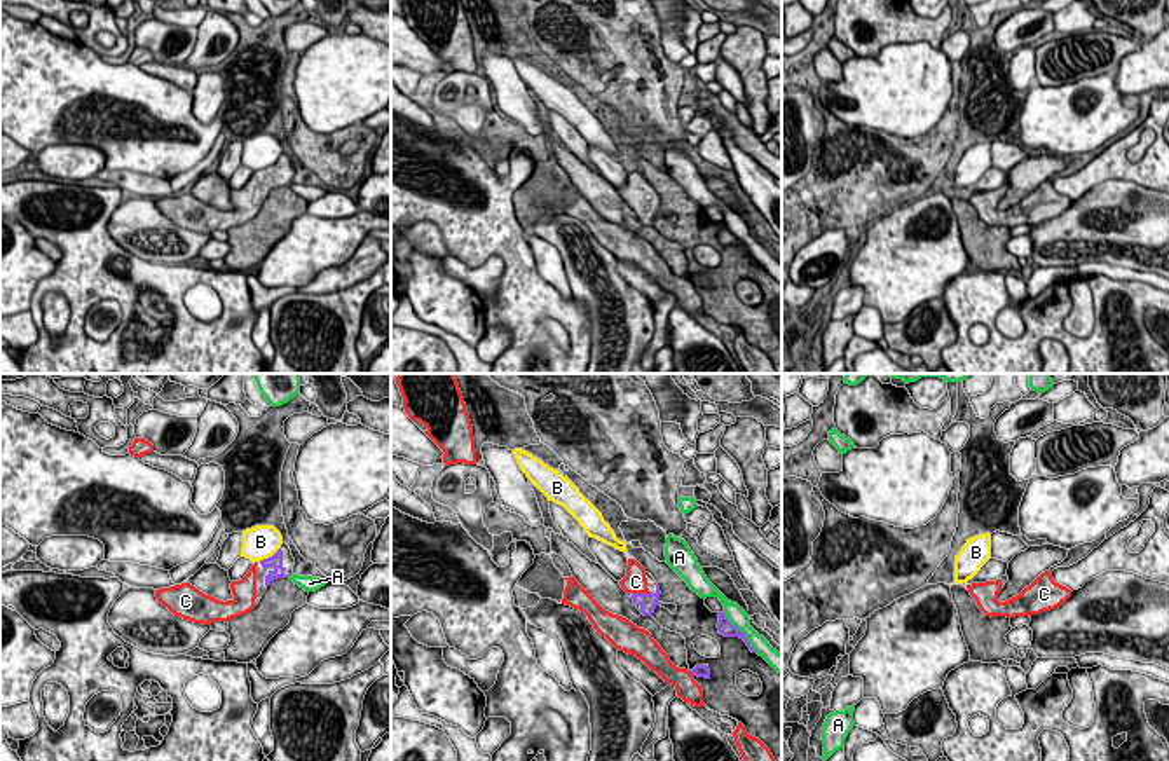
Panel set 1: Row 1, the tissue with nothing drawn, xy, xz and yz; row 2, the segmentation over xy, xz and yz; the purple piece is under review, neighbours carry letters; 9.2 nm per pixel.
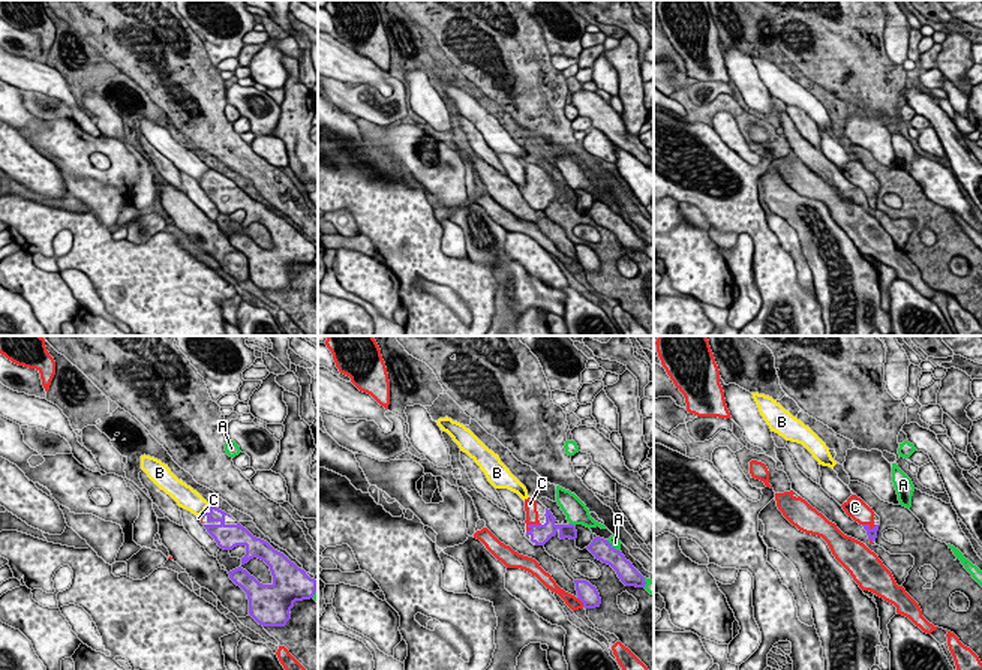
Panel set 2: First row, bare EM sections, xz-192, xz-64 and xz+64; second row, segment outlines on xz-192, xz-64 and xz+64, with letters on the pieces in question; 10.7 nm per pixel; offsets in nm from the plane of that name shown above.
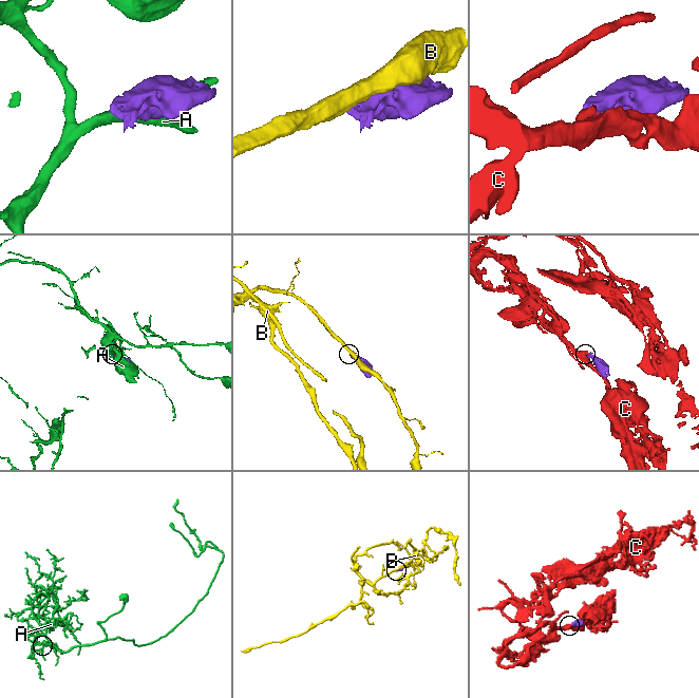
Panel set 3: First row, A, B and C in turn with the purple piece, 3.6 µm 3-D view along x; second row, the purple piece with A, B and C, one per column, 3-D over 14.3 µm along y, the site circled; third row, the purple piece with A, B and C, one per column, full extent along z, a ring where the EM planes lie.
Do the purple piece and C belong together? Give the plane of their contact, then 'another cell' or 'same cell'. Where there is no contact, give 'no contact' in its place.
xz | same cell

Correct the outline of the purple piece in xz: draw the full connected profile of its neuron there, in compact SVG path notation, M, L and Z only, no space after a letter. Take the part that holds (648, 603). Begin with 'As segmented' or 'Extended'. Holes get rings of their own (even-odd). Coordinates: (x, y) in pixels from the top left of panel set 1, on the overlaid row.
Extended. M628 559L626 576L619 581L619 585L632 595L644 616L653 616L654 609L661 604L660 586L656 585L654 593L647 588L646 569L635 559Z

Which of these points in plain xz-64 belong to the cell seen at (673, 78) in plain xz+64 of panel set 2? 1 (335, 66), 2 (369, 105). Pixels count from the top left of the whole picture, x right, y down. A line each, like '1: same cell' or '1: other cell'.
1: other cell
2: same cell

